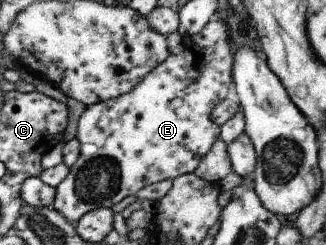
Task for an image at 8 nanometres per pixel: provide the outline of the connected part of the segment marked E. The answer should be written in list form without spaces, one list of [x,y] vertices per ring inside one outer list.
[[[210,19],[200,29],[196,42],[201,49],[199,53],[184,48],[177,55],[168,54],[126,95],[85,106],[76,127],[78,157],[69,167],[64,181],[54,188],[51,205],[68,223],[75,224],[86,212],[102,204],[111,208],[116,203],[132,199],[146,185],[193,172],[212,143],[219,139],[219,126],[210,121],[210,109],[226,97],[231,82],[232,55],[224,24]]]

